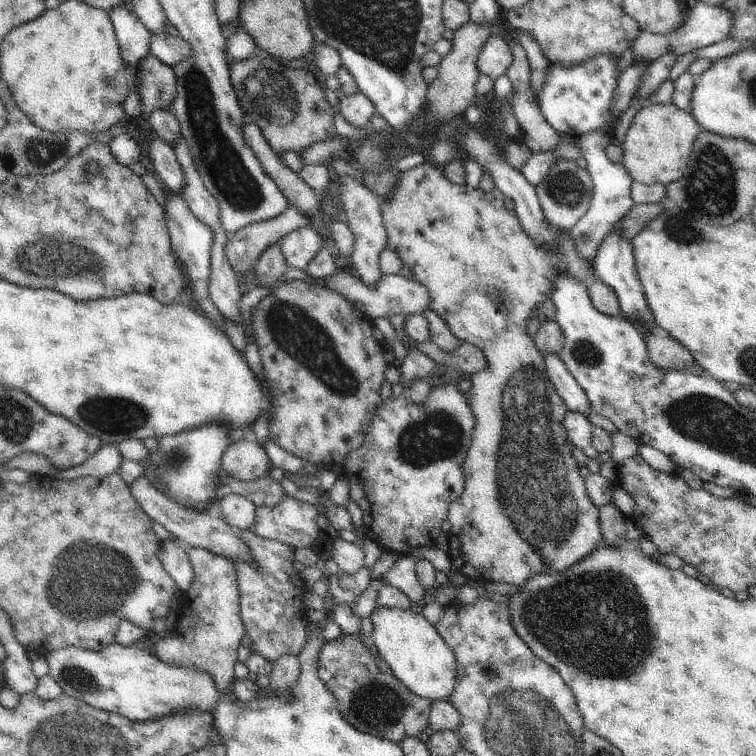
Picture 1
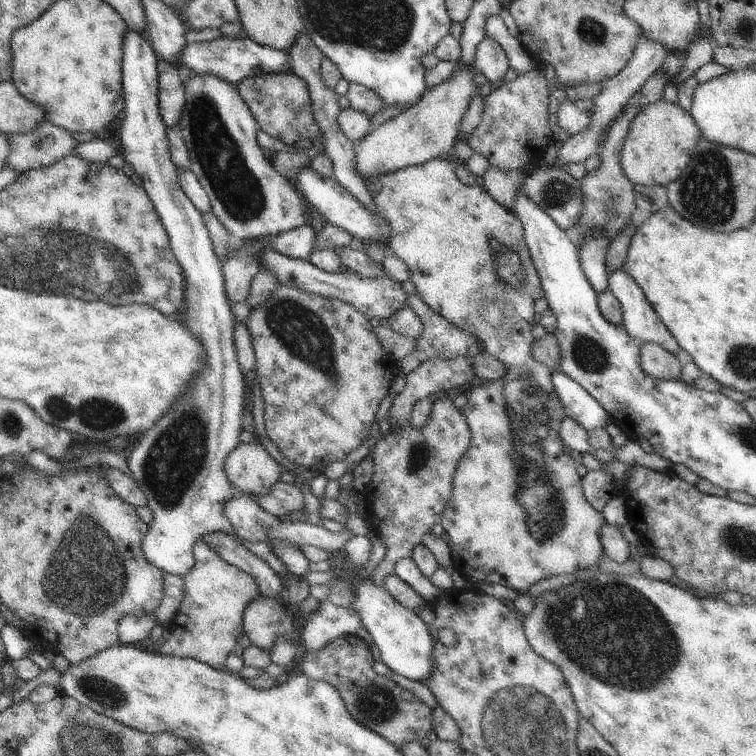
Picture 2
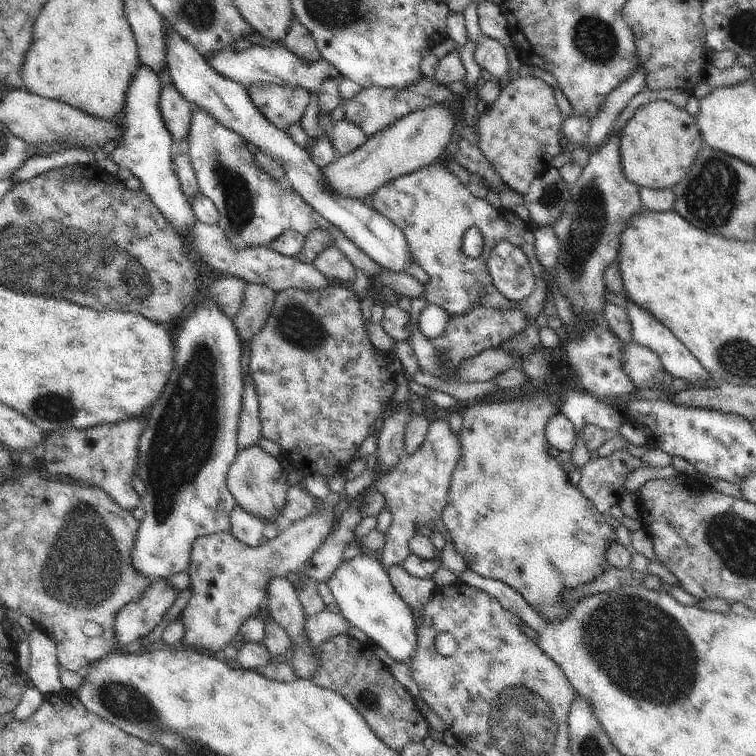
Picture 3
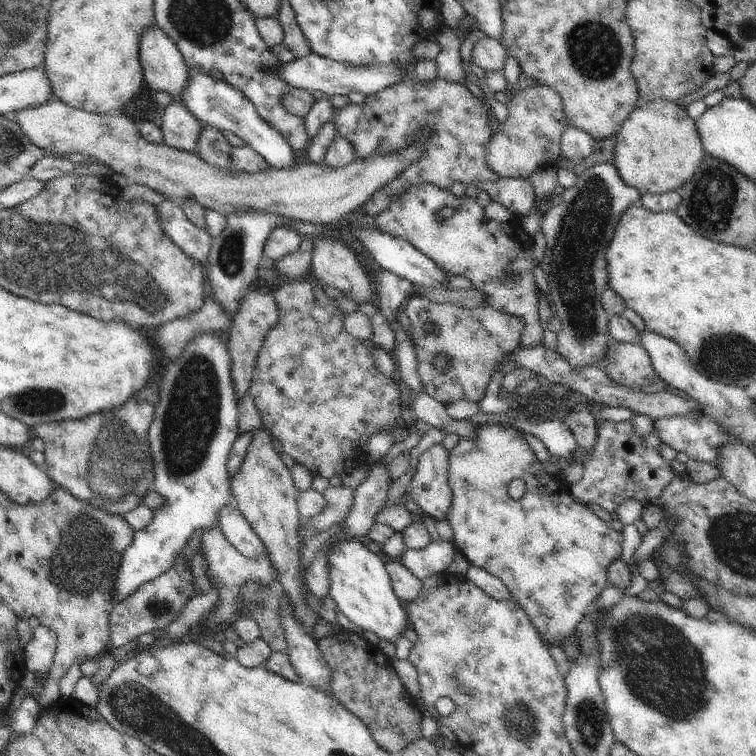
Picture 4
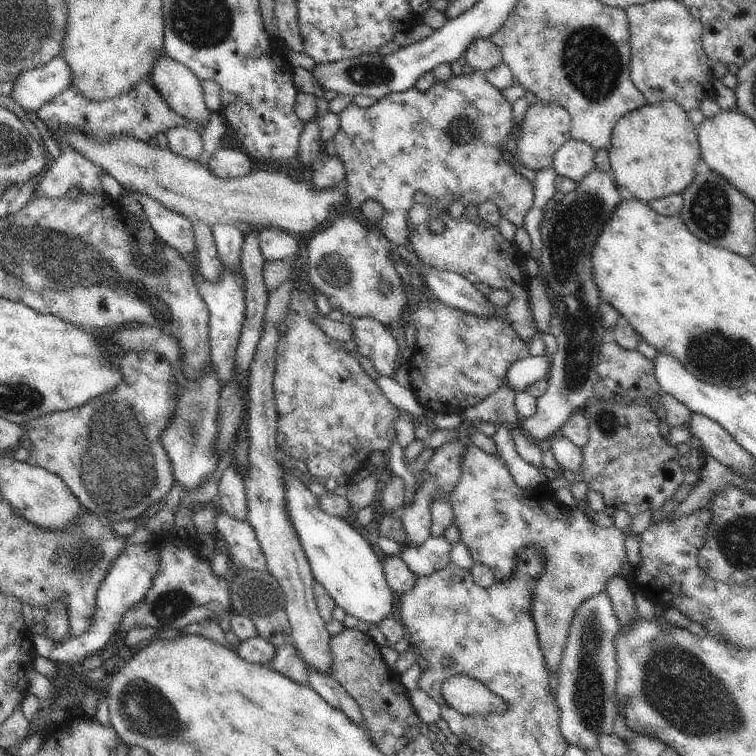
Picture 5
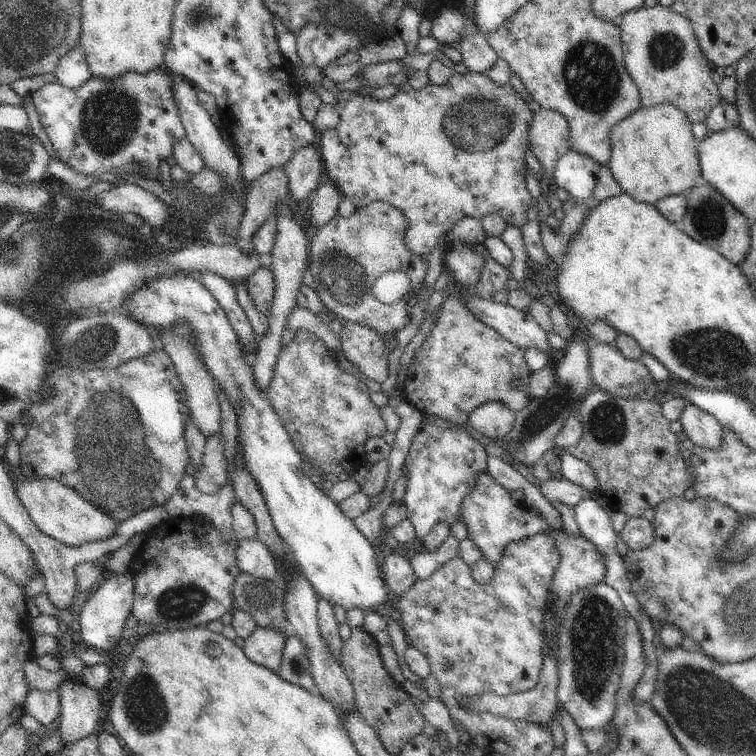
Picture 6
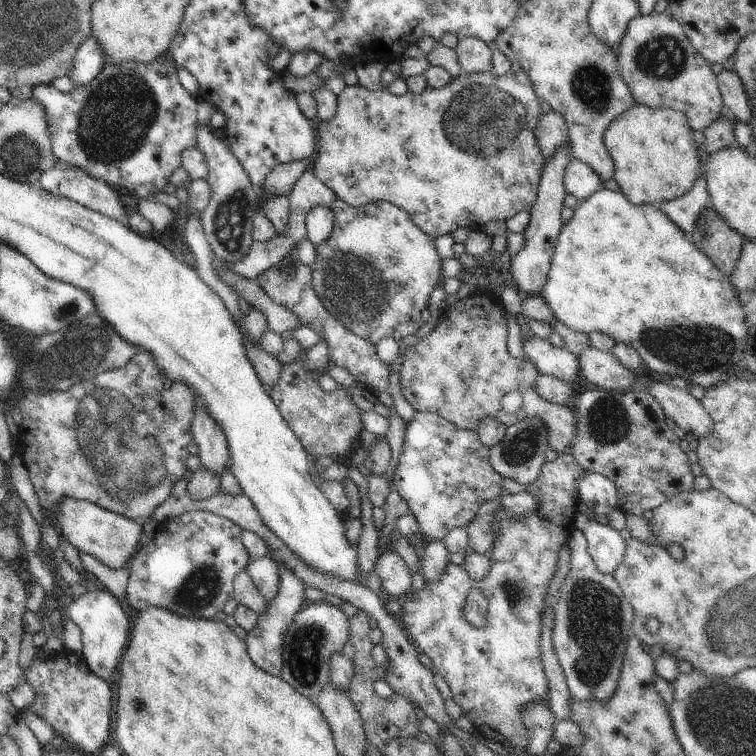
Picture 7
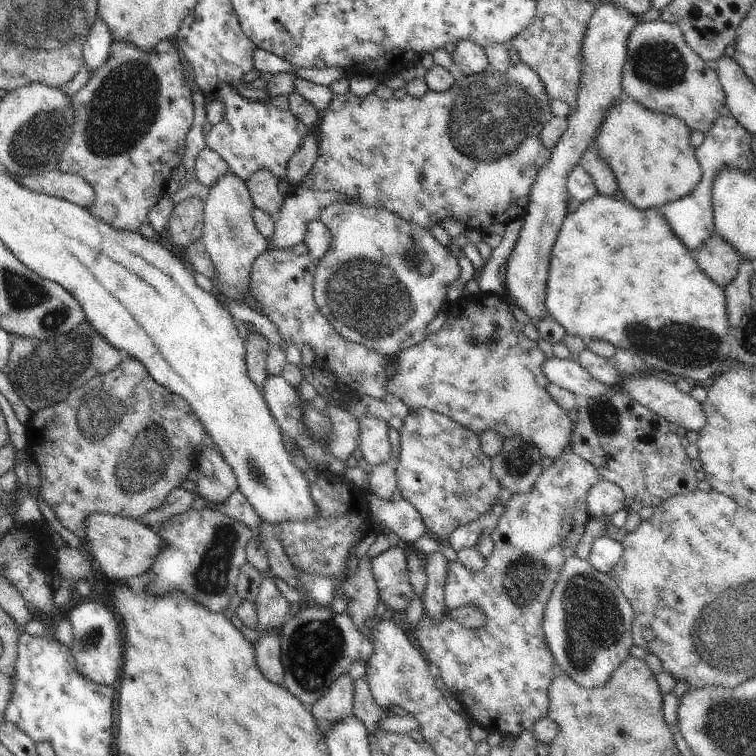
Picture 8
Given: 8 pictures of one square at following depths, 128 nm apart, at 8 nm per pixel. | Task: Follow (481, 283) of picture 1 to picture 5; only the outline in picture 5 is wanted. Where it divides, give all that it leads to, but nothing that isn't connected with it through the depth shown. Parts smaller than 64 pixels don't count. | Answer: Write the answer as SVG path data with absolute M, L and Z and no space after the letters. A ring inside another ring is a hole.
M414 203L409 212L409 218L416 227L411 232L411 243L408 248L413 250L417 256L430 267L455 272L460 276L466 277L472 284L484 282L494 288L509 290L514 299L504 307L507 322L523 338L524 341L530 342L531 338L538 333L534 327L532 311L529 307L529 282L530 278L525 276L517 266L518 256L521 256L513 243L508 243L496 227L492 227L482 218L478 222L471 222L463 215L459 218L452 219L448 211L436 208L430 210L426 206ZM440 215L444 223L442 233L430 231L428 226L429 217ZM468 447L463 456L461 479L454 489L449 503L454 513L453 524L461 532L463 542L471 552L475 563L485 564L492 570L496 581L511 579L513 570L517 567L515 560L518 551L528 545L538 545L547 558L545 573L539 581L533 595L533 617L537 628L540 648L544 653L544 660L549 674L559 672L559 664L564 652L569 626L577 608L591 596L603 591L609 580L628 570L627 554L625 553L625 532L612 526L600 528L592 523L584 511L571 509L557 498L552 489L546 484L540 487L522 490L512 478L507 465L498 452L490 455L479 447Z

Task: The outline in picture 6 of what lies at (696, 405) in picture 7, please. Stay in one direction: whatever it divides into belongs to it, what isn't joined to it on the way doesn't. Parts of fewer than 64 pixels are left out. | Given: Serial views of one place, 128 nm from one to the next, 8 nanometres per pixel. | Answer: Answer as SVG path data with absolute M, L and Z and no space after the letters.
M692 403L686 404L679 421L683 432L696 447L715 449L722 442L723 426L720 421Z

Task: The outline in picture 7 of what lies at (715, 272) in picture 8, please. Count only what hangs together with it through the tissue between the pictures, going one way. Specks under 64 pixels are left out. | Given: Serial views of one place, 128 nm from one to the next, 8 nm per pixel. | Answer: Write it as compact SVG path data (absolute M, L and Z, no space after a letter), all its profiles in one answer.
M710 202L689 238L726 276L733 273L745 244L743 236L726 224Z

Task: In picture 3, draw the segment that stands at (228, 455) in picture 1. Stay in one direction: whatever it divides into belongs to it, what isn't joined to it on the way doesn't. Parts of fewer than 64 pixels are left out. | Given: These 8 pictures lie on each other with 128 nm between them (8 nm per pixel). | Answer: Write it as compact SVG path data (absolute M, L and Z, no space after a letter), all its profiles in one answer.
M258 444L237 451L227 474L227 487L235 502L256 518L270 522L283 522L283 510L287 503L289 472L276 457L265 452Z

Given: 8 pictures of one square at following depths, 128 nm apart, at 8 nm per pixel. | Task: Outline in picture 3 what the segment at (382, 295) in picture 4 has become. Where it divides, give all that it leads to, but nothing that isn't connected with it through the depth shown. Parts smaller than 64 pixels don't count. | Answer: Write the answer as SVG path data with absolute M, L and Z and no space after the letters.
M196 107L187 141L200 193L212 200L218 209L219 229L236 249L266 247L286 229L295 230L304 236L322 229L329 233L333 245L346 255L355 268L362 270L370 280L379 275L381 265L364 254L339 228L308 205L283 179L276 180L256 166L253 154L244 146L248 142L243 136L227 129L206 111Z

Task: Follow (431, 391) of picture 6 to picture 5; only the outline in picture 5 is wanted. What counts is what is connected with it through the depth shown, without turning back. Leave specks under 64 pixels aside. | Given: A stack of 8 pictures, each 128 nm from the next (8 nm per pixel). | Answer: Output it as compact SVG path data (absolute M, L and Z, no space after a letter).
M430 297L426 302L419 304L414 308L406 308L404 314L405 322L409 322L416 325L418 329L417 341L415 344L415 352L410 359L410 370L409 372L409 386L415 396L416 400L423 406L424 409L429 410L437 414L442 412L442 414L459 414L461 415L467 408L477 405L479 402L482 402L486 397L489 397L491 394L494 394L502 385L505 384L505 378L507 370L518 361L525 359L530 356L528 353L528 344L523 338L511 327L511 325L502 318L502 316L496 316L492 319L483 319L480 317L475 317L473 314L458 310L457 308L452 308L447 304L444 304L438 298Z

